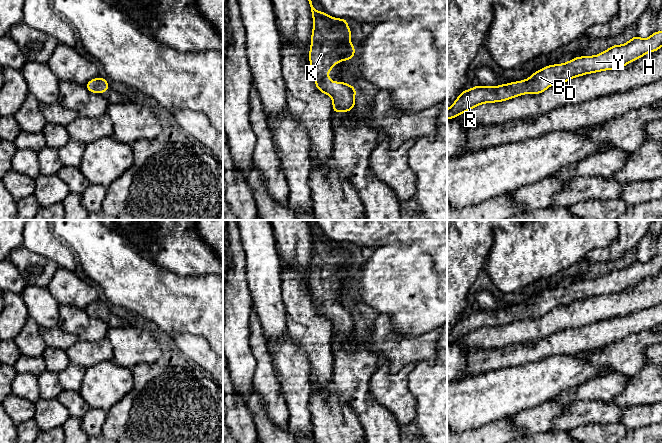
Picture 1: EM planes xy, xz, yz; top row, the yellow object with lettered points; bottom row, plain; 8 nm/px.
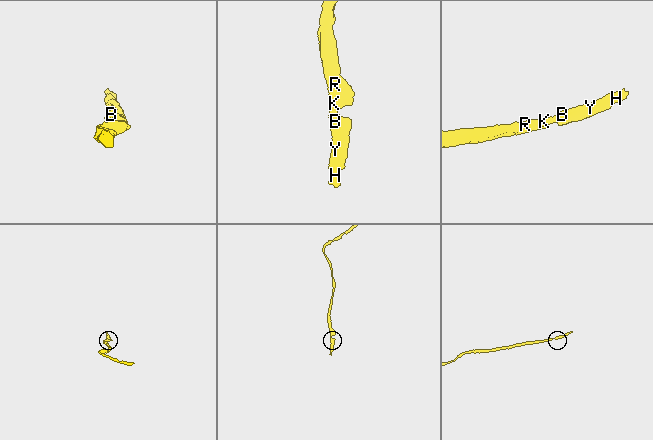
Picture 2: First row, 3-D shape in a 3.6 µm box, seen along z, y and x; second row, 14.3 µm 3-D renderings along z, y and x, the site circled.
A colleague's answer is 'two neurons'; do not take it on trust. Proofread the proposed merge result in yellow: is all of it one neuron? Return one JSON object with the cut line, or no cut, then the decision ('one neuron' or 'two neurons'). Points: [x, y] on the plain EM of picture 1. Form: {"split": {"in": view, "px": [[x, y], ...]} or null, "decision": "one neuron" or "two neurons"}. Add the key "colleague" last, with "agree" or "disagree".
{"split": null, "decision": "one neuron", "colleague": "disagree"}

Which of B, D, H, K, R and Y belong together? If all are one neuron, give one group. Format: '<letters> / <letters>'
B D H K R Y

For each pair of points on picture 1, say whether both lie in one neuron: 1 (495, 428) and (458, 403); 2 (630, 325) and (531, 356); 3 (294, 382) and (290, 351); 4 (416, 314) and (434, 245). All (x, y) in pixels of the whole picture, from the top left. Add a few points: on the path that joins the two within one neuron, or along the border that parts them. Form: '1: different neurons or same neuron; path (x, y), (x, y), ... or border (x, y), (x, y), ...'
1: different neurons; border (509, 415), (465, 431)
2: same neuron; path (605, 331), (588, 338), (556, 344)
3: same neuron; path (293, 374), (290, 359)
4: different neurons; border (412, 243), (430, 256), (432, 268), (436, 272)

